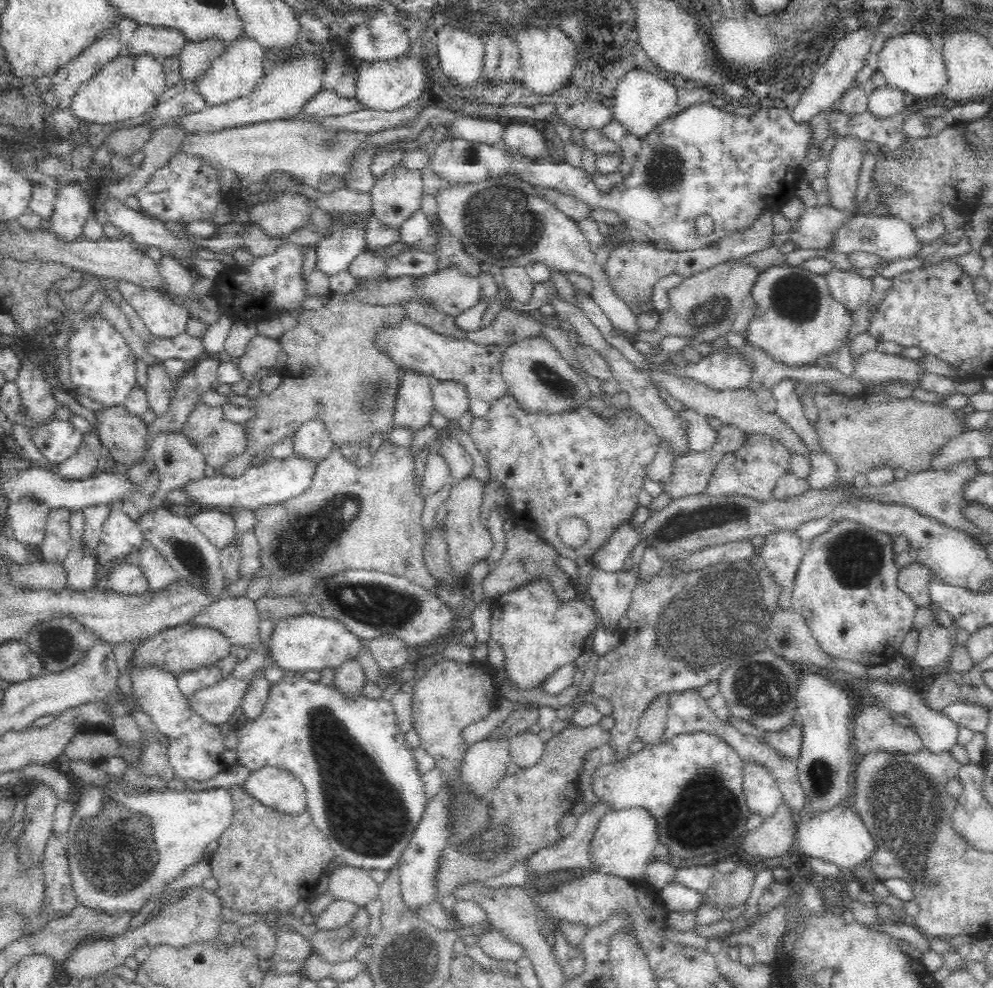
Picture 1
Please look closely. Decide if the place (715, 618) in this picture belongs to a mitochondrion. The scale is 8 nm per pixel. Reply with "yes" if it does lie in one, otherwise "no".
yes

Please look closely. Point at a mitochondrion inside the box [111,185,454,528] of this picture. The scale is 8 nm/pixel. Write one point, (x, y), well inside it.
(376, 390)

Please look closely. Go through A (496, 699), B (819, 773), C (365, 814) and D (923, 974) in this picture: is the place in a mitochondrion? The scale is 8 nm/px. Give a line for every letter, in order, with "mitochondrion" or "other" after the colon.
A: other
B: mitochondrion
C: mitochondrion
D: other

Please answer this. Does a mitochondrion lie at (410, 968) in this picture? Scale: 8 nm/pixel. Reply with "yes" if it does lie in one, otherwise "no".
yes

